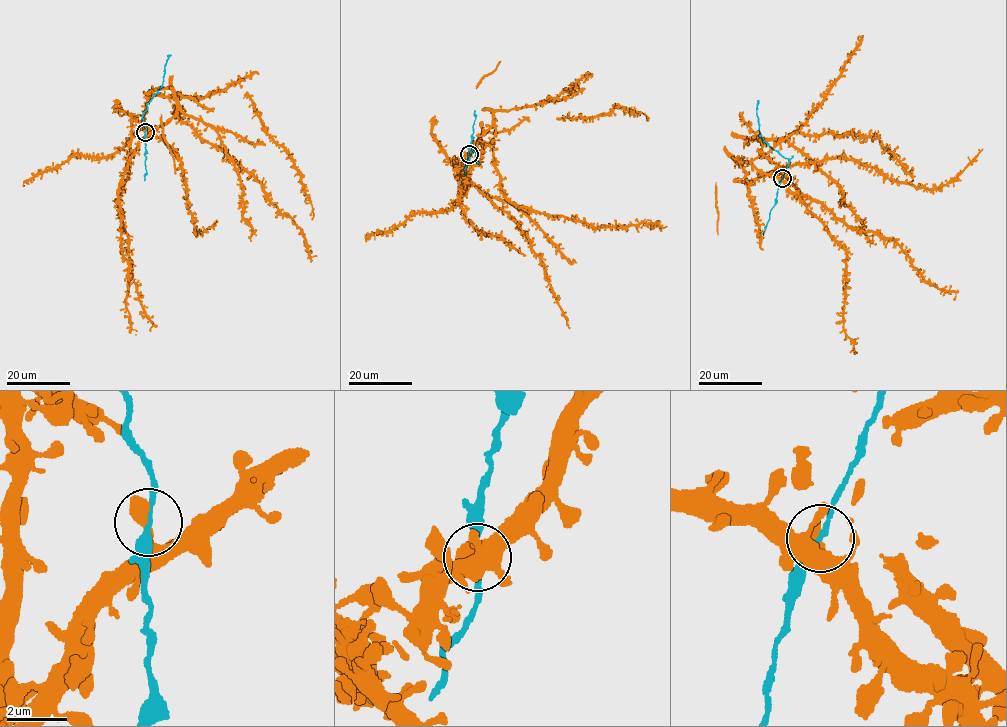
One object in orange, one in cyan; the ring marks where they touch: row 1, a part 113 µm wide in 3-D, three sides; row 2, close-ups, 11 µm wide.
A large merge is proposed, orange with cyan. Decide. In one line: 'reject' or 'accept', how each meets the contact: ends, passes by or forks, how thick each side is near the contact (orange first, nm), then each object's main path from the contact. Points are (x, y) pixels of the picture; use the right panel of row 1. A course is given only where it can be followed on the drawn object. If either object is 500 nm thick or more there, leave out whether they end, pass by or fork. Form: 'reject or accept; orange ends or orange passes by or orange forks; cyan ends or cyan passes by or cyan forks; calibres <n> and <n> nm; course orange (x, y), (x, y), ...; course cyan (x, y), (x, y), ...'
accept; calibres 500 and 150 nm; course orange (782, 178), (761, 173), (751, 161), (797, 133), (869, 135), (879, 139), (903, 169), (911, 171); course cyan (782, 178), (789, 160), (766, 144), (760, 133), (756, 112), (758, 100)

